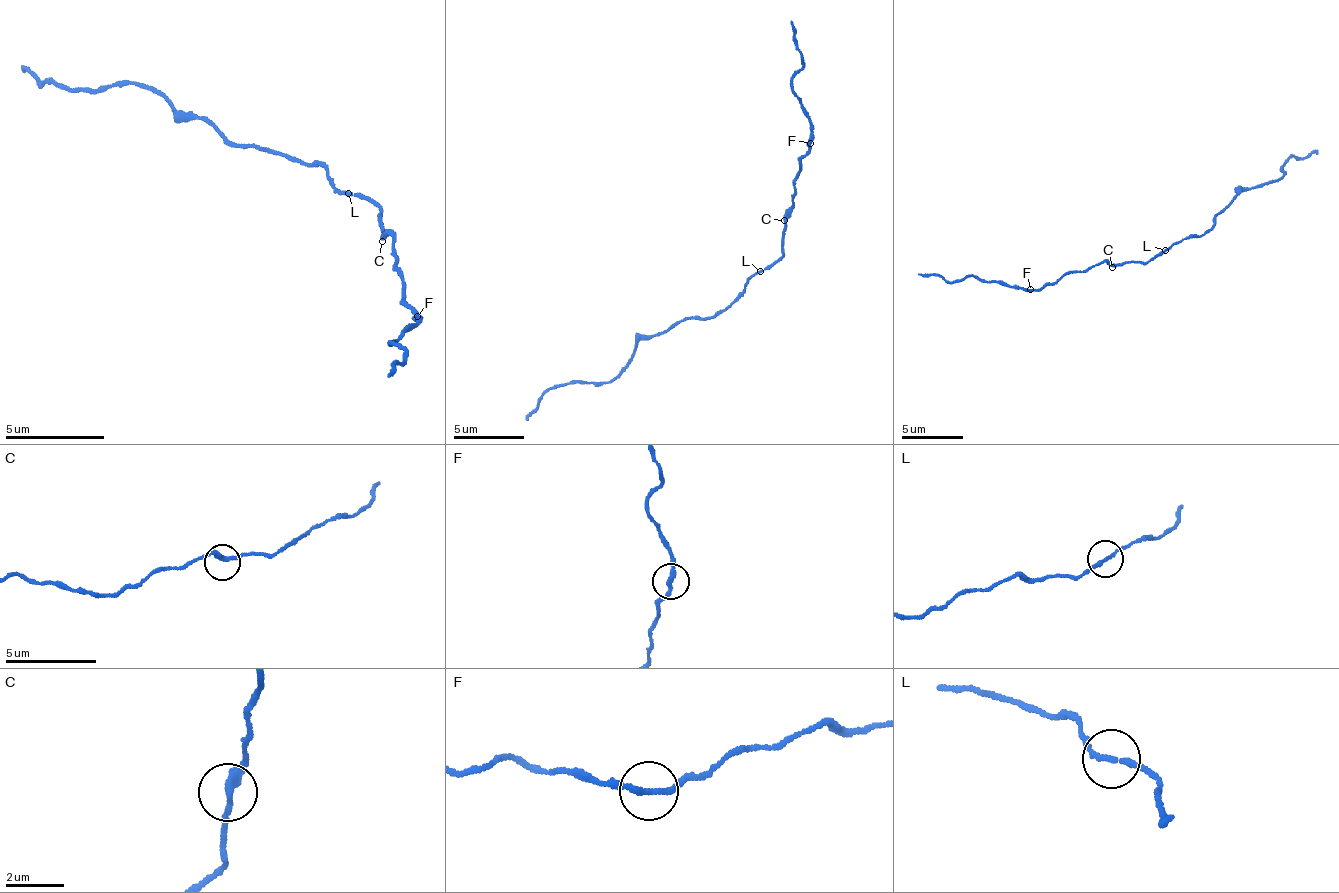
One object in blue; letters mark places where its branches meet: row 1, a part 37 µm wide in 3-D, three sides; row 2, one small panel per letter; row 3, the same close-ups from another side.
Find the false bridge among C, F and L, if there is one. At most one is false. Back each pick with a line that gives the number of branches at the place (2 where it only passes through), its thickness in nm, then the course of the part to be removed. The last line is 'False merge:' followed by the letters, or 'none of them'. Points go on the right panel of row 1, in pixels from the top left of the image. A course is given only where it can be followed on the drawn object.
False merge: none of them

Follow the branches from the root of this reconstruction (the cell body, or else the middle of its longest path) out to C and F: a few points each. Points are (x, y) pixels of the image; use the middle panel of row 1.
C: (760, 271), (784, 253), (784, 220)
F: (760, 271), (784, 253), (784, 216), (791, 207), (798, 160), (809, 144)

